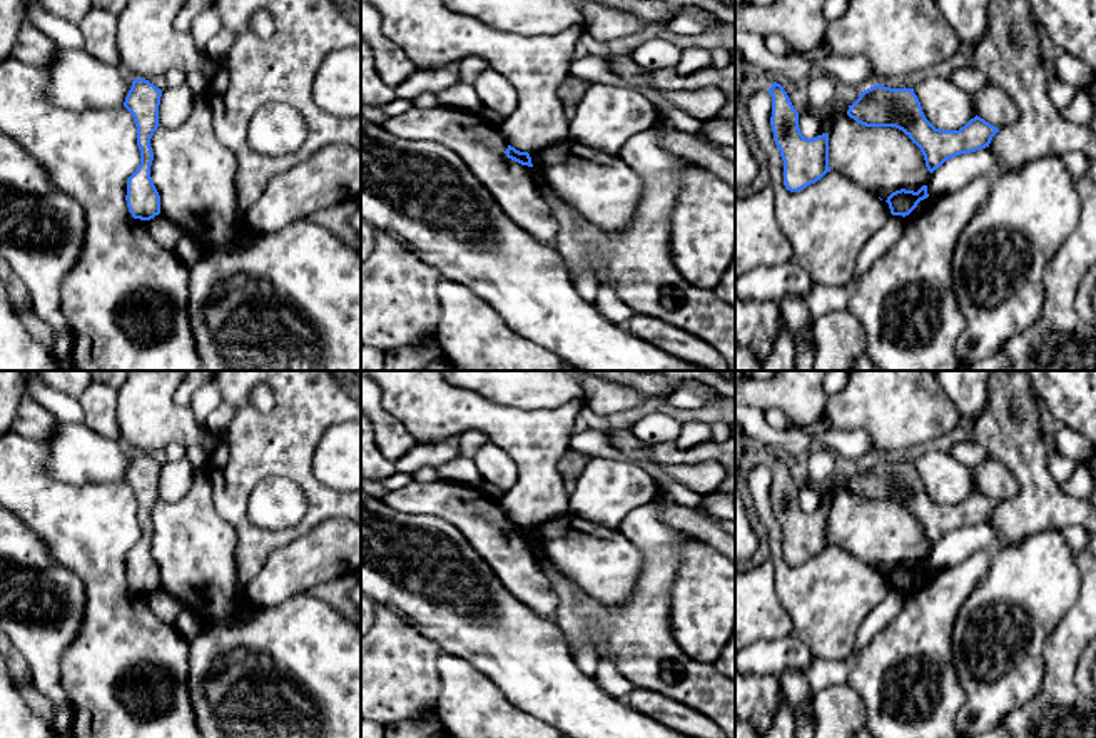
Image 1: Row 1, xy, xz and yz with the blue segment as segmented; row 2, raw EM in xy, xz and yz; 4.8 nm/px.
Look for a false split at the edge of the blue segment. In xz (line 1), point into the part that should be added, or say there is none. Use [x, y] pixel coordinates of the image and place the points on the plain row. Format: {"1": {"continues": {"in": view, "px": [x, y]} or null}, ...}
{"1": {"continues": null}}

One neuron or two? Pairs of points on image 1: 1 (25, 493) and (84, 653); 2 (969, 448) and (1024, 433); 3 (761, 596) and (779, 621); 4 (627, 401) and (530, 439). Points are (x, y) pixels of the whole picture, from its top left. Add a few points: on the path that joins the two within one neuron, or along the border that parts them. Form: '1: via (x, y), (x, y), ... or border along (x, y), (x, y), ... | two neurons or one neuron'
1: via (65, 533), (97, 575), (97, 613) | one neuron
2: border along (974, 439), (991, 456) | two neurons
3: via (761, 603), (772, 615) | one neuron
4: border along (583, 398), (587, 404) | two neurons

